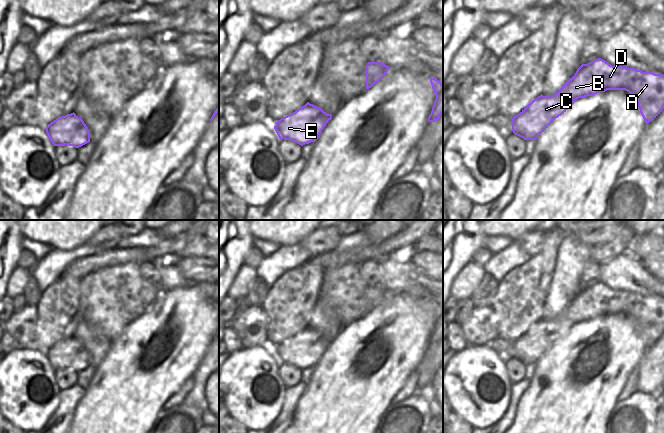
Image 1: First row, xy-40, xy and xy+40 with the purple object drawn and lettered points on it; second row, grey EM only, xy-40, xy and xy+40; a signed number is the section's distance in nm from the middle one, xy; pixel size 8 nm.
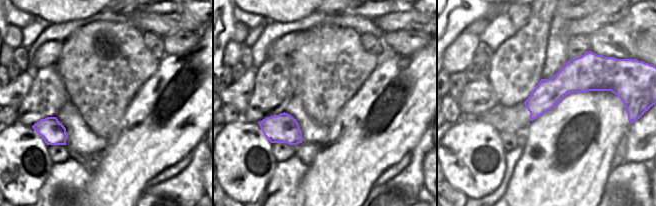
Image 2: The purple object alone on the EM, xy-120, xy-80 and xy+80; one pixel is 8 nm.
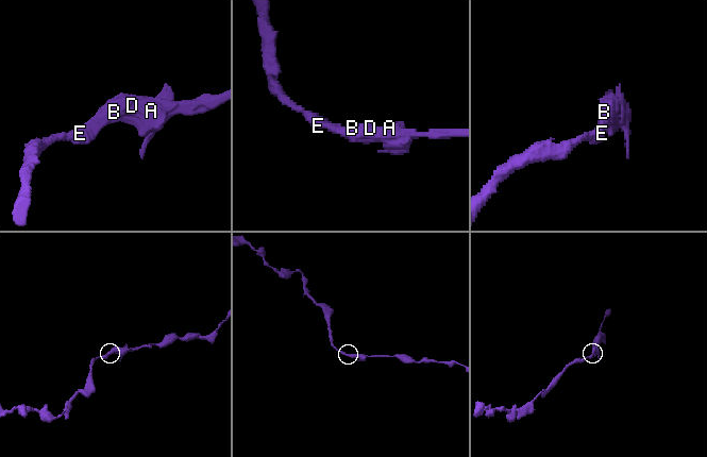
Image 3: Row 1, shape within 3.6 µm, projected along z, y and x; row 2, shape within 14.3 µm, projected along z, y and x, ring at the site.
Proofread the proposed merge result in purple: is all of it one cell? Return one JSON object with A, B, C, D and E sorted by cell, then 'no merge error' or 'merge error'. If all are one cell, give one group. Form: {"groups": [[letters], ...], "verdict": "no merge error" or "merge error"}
{"groups": [["A", "B", "C", "D", "E"]], "verdict": "no merge error"}

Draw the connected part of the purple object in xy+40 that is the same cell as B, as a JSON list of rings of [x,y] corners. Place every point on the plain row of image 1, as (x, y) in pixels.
[[[601,282],[582,288],[576,297],[553,319],[542,318],[532,324],[519,338],[512,342],[512,355],[524,364],[536,364],[552,347],[564,338],[579,322],[593,320],[607,314],[625,314],[637,325],[640,337],[649,347],[664,333],[664,300],[653,296],[643,296],[625,290],[613,290]]]

